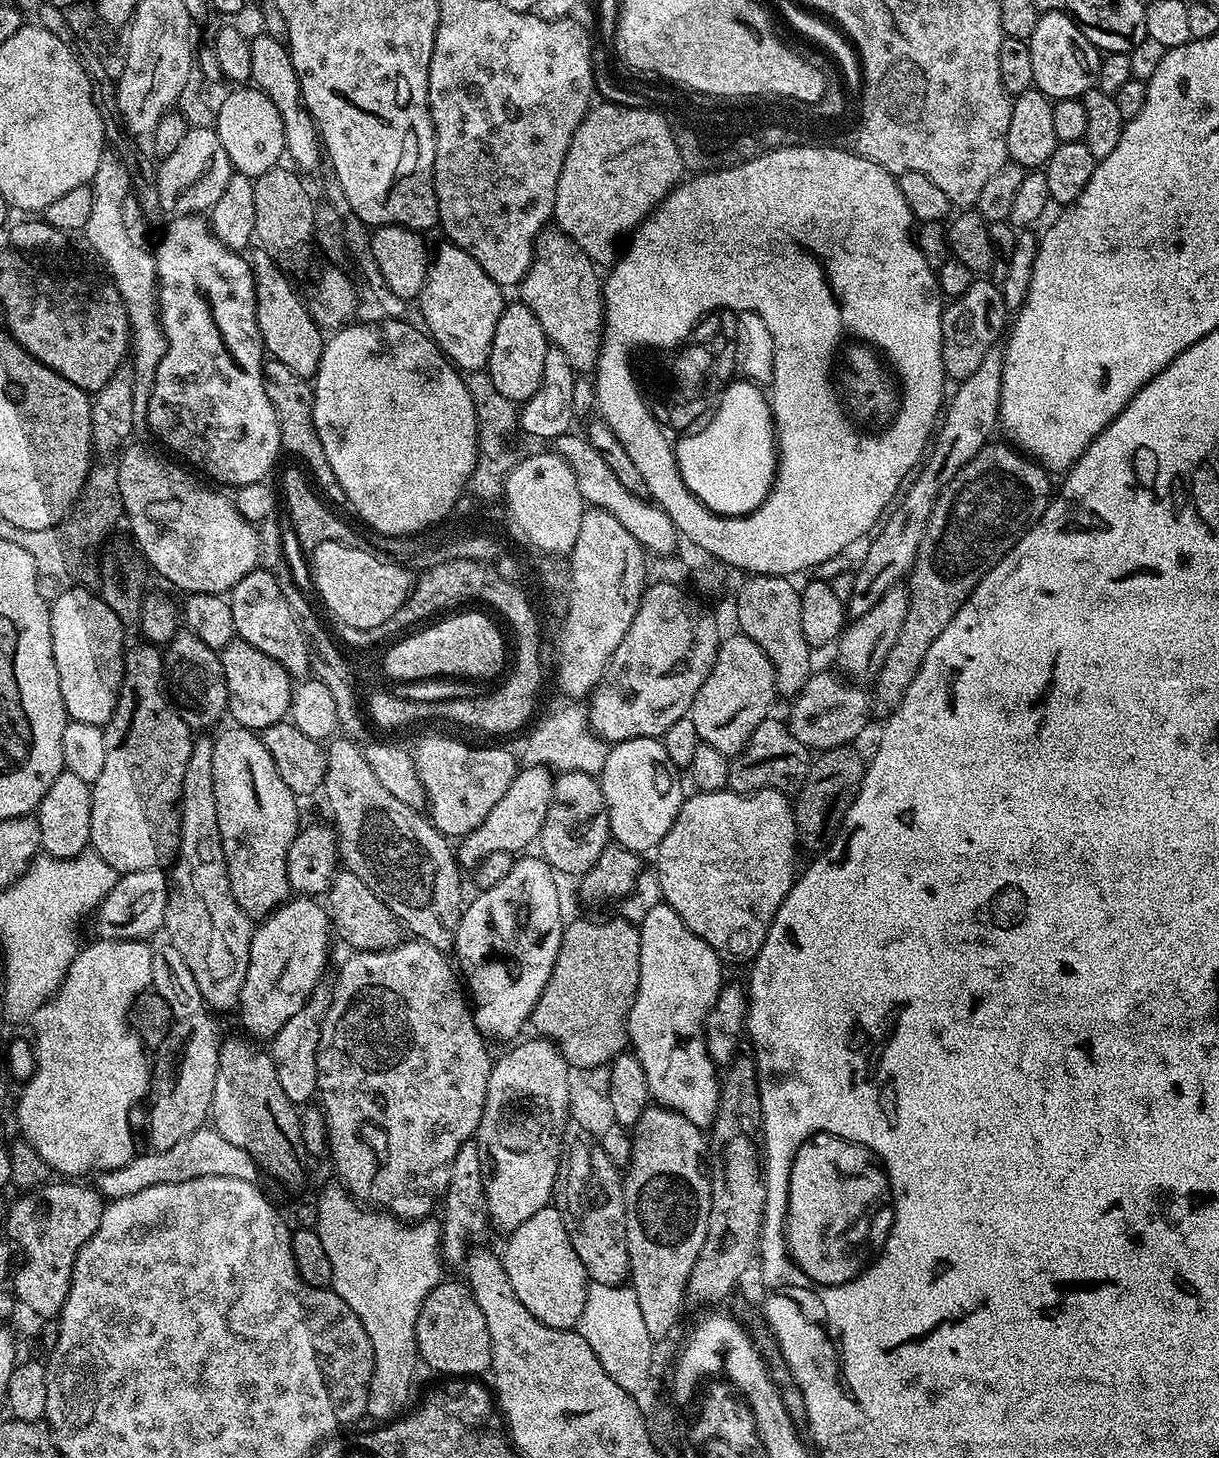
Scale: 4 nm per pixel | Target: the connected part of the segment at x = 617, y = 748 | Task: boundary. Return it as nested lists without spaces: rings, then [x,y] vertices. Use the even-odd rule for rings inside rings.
[[[634,738],[609,747],[606,764],[598,775],[598,779],[608,811],[608,830],[615,843],[641,854],[647,854],[648,851],[651,853],[659,846],[686,799],[686,792],[680,789],[679,782],[672,775],[674,775],[674,769],[668,763],[663,739]]]

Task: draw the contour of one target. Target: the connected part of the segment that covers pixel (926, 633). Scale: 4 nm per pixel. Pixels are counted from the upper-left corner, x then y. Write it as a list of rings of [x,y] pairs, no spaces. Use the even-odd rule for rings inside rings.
[[[1011,443],[985,444],[942,490],[934,502],[934,514],[926,526],[916,563],[910,573],[910,606],[902,630],[880,671],[874,677],[874,708],[890,714],[902,702],[914,674],[926,658],[926,650],[934,646],[934,638],[950,626],[950,618],[966,602],[966,598],[986,578],[986,574],[1020,537],[1039,520],[1054,495],[1049,469],[1020,451]]]

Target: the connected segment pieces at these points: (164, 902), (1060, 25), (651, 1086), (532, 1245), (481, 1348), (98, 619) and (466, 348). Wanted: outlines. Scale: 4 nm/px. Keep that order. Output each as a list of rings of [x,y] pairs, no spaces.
[[[164,868],[150,870],[134,870],[123,873],[113,879],[110,894],[102,898],[96,907],[97,937],[105,940],[142,940],[147,941],[156,931],[164,928],[164,915],[168,905],[168,889],[166,887],[166,872]]]
[[[1041,12],[1027,44],[1033,66],[1033,85],[1049,100],[1074,100],[1097,87],[1102,53],[1090,38],[1086,38],[1086,34],[1082,34],[1067,12]]]
[[[657,902],[657,904],[645,914],[644,921],[639,921],[638,927],[640,930],[640,981],[638,982],[638,994],[634,998],[634,1006],[628,1015],[628,1038],[630,1048],[642,1066],[642,1074],[646,1078],[649,1097],[651,1097],[659,1107],[669,1108],[678,1114],[682,1114],[686,1118],[690,1118],[690,1122],[694,1122],[701,1130],[704,1130],[711,1125],[712,1119],[716,1117],[718,1098],[720,1097],[721,1077],[718,1075],[717,1065],[713,1064],[711,1058],[708,1057],[706,1042],[704,1041],[704,1020],[708,1016],[708,1011],[714,1006],[717,996],[720,995],[722,987],[722,979],[720,980],[720,963],[722,963],[722,960],[706,941],[702,938],[698,938],[688,929],[686,922],[682,922],[682,918],[678,918],[678,914],[674,914],[674,910],[669,904]]]
[[[555,1206],[538,1210],[538,1214],[514,1229],[507,1240],[502,1259],[518,1302],[546,1326],[575,1329],[582,1318],[582,1306],[586,1306],[590,1281],[574,1251],[574,1242],[570,1242],[562,1214]]]
[[[445,1279],[426,1294],[426,1302],[418,1310],[416,1350],[421,1361],[425,1360],[436,1372],[445,1372],[448,1378],[476,1378],[481,1375],[479,1372],[491,1369],[490,1330],[486,1330],[486,1318],[482,1318],[482,1310],[478,1310],[478,1302],[474,1302],[467,1283]]]
[[[68,586],[64,593],[61,594],[60,597],[57,598],[56,601],[51,601],[50,607],[48,609],[48,617],[50,618],[50,642],[52,643],[52,649],[54,650],[54,666],[58,666],[58,686],[62,690],[62,702],[64,703],[64,709],[68,712],[69,720],[77,720],[78,722],[90,722],[91,724],[105,725],[108,723],[108,720],[114,714],[114,710],[116,709],[116,703],[118,702],[118,698],[120,697],[120,683],[122,682],[122,678],[124,677],[124,654],[126,651],[126,643],[124,644],[124,632],[126,632],[125,625],[121,624],[120,619],[118,618],[118,614],[114,614],[114,610],[110,610],[110,606],[106,606],[106,602],[97,594],[95,591],[87,592],[86,589],[80,588],[84,586]]]
[[[444,242],[440,249],[435,249],[431,257],[428,273],[418,297],[420,316],[424,319],[423,327],[429,336],[436,341],[441,352],[464,372],[479,372],[487,369],[490,358],[490,346],[494,342],[494,326],[498,326],[498,318],[502,314],[506,303],[505,293],[499,284],[496,284],[483,272],[457,244]]]

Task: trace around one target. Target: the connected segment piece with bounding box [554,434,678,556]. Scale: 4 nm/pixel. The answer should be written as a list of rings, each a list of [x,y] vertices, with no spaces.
[[[575,434],[557,436],[554,448],[574,470],[574,474],[578,478],[578,490],[582,494],[585,505],[593,508],[605,508],[607,512],[614,514],[614,518],[618,518],[618,522],[622,522],[622,526],[626,526],[626,530],[630,530],[630,534],[634,534],[640,547],[649,553],[666,556],[677,551],[678,533],[674,522],[670,522],[670,518],[660,509],[659,504],[626,490],[626,486],[622,486],[622,482],[618,482],[617,469],[608,465],[609,457],[604,452],[594,450],[594,446],[589,440],[583,435],[575,436]]]

